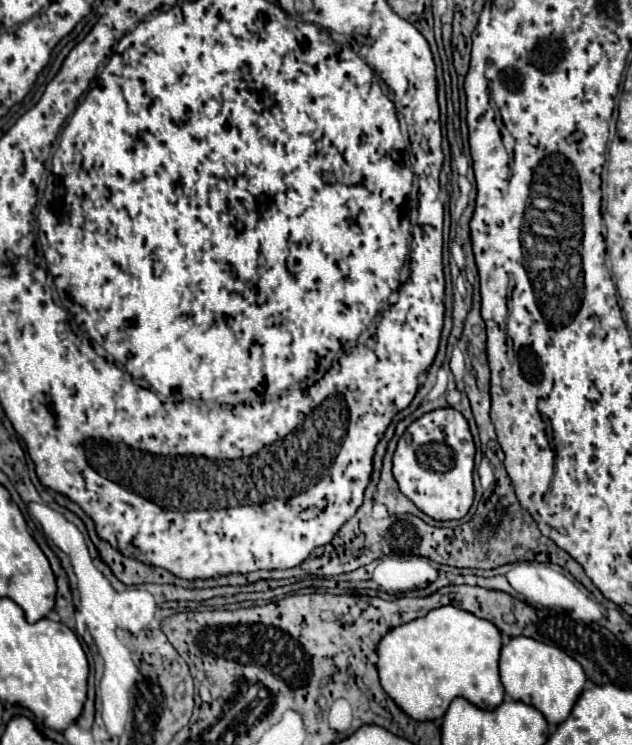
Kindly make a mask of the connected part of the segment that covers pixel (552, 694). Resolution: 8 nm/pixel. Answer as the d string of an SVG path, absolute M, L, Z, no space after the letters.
M529 637L509 639L509 643L503 645L499 671L501 671L501 683L505 687L505 693L513 701L527 703L537 711L541 711L547 723L553 727L557 727L569 717L587 681L581 665L575 659L571 659L557 647L537 643L535 639L529 639Z

